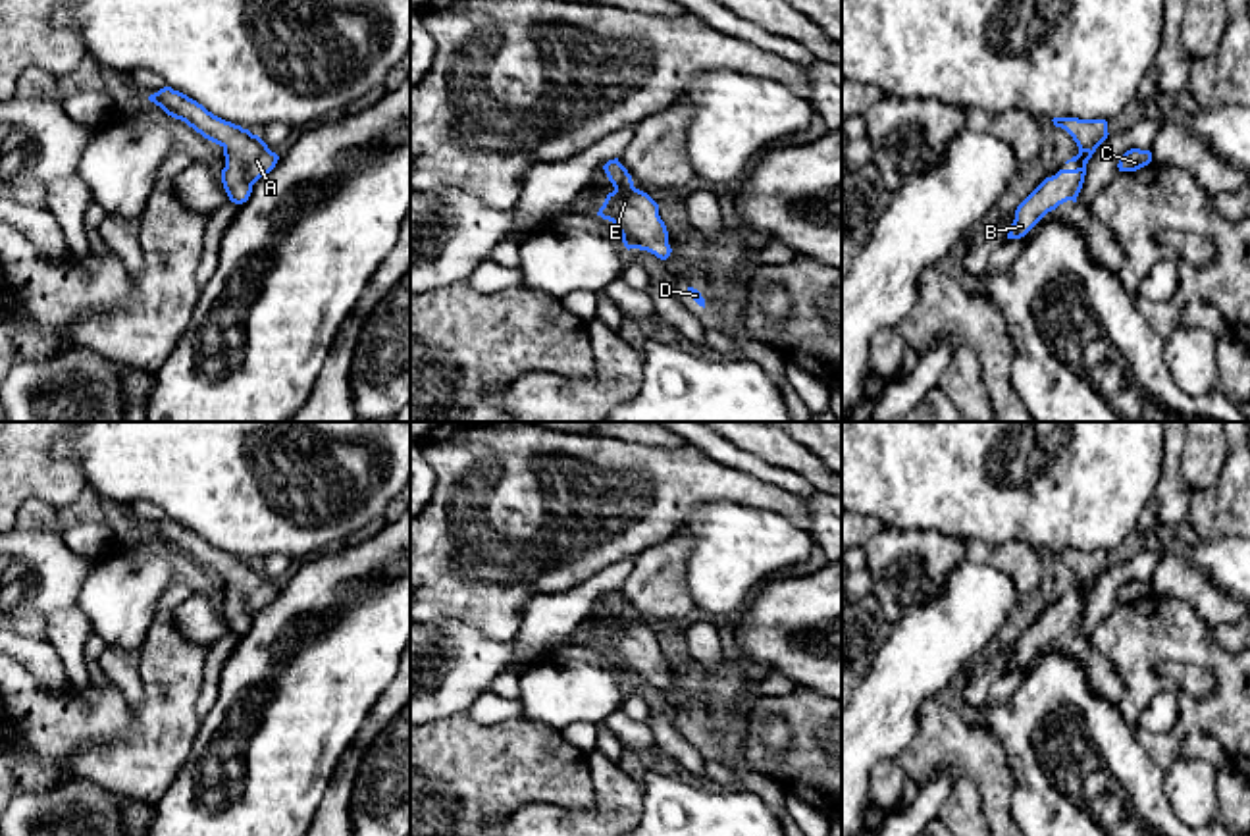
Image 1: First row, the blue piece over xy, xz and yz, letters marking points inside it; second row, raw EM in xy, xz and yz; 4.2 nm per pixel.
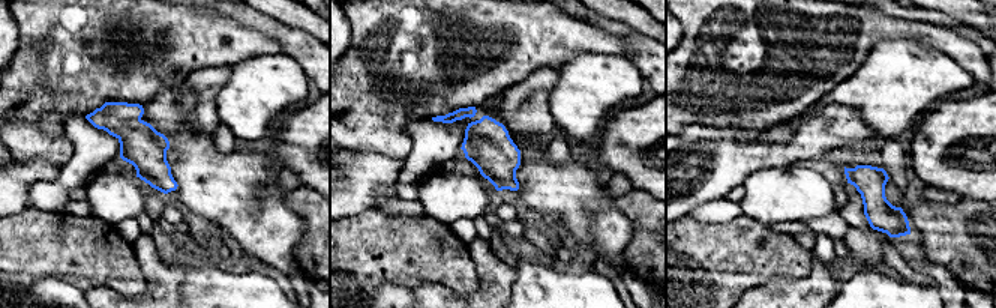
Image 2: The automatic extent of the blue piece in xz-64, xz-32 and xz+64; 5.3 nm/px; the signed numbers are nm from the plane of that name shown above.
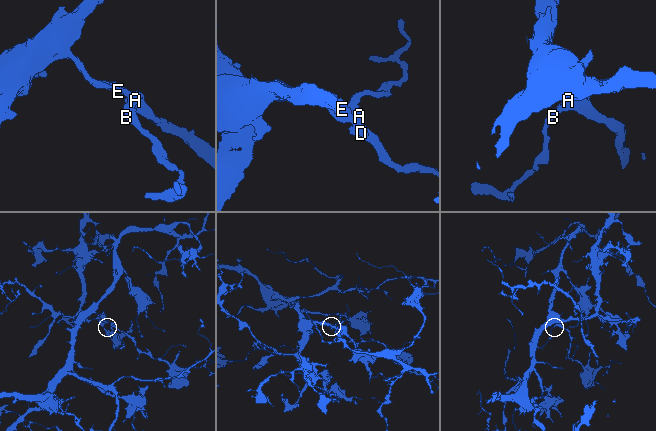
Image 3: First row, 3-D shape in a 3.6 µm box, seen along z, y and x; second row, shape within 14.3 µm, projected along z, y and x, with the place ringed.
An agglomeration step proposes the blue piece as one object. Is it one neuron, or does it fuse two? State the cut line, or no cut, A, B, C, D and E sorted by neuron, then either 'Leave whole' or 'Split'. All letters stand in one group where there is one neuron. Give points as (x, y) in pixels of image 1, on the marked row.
No split. Groups: A B C D E. Leave whole

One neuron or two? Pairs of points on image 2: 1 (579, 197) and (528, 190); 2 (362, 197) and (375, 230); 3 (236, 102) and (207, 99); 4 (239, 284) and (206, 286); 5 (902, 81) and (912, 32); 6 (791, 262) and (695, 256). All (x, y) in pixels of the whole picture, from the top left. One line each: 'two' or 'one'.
1: one
2: two
3: two
4: one
5: two
6: one

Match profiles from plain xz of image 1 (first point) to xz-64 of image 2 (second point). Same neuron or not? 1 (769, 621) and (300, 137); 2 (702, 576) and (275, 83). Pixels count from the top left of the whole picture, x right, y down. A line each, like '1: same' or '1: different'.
1: same
2: same

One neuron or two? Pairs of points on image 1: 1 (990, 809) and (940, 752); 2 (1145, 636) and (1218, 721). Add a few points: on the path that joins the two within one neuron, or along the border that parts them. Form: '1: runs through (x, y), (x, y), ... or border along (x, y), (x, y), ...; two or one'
1: runs through (990, 792), (990, 786), (958, 754); one
2: runs through (1175, 636), (1193, 642), (1223, 673), (1223, 690); one

